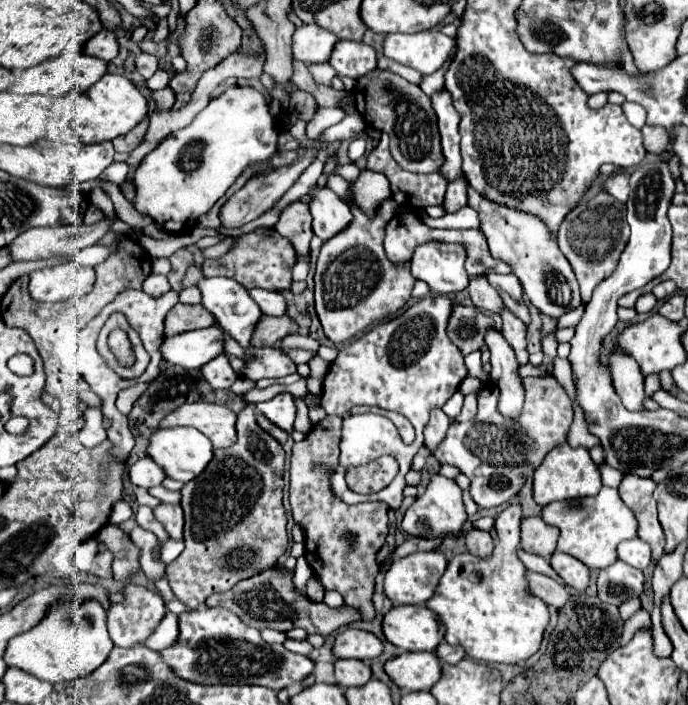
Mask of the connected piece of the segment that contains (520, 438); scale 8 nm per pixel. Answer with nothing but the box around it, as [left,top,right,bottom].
[435,377,573,507]

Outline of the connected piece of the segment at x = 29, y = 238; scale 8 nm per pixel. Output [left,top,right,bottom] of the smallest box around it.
[11,217,111,261]

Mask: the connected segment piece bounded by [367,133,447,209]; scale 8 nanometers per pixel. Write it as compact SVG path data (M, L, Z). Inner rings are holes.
M383 133L379 145L367 157L367 169L381 171L393 191L393 199L405 207L421 209L427 205L443 205L447 179L439 173L411 173L401 169L389 153L389 135Z

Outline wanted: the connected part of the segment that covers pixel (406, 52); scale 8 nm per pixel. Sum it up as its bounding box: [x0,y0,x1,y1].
[383,31,455,75]

